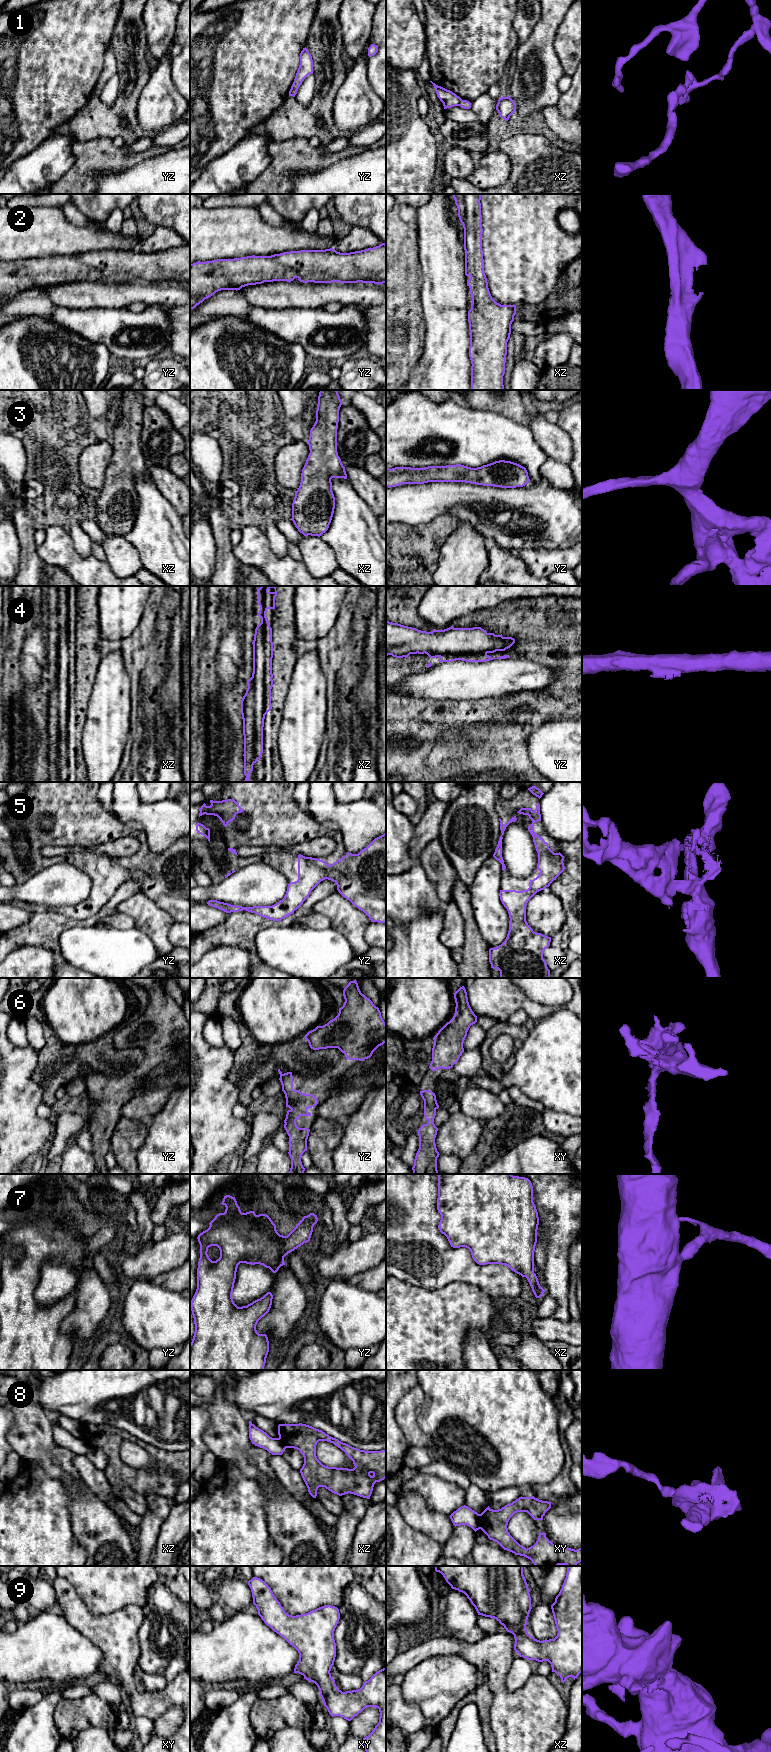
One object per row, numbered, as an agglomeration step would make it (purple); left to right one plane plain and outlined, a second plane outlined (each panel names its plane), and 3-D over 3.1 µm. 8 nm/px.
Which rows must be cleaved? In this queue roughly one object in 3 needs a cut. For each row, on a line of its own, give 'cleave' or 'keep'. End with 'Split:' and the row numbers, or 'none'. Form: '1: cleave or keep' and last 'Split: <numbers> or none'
1: cleave
2: keep
3: keep
4: keep
5: keep
6: keep
7: keep
8: cleave
9: keep
Split: 1, 8

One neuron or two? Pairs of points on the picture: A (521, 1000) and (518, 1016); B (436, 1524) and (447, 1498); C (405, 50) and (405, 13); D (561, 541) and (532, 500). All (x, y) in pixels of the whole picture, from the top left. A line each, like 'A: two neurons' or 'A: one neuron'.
A: two neurons
B: two neurons
C: one neuron
D: one neuron

